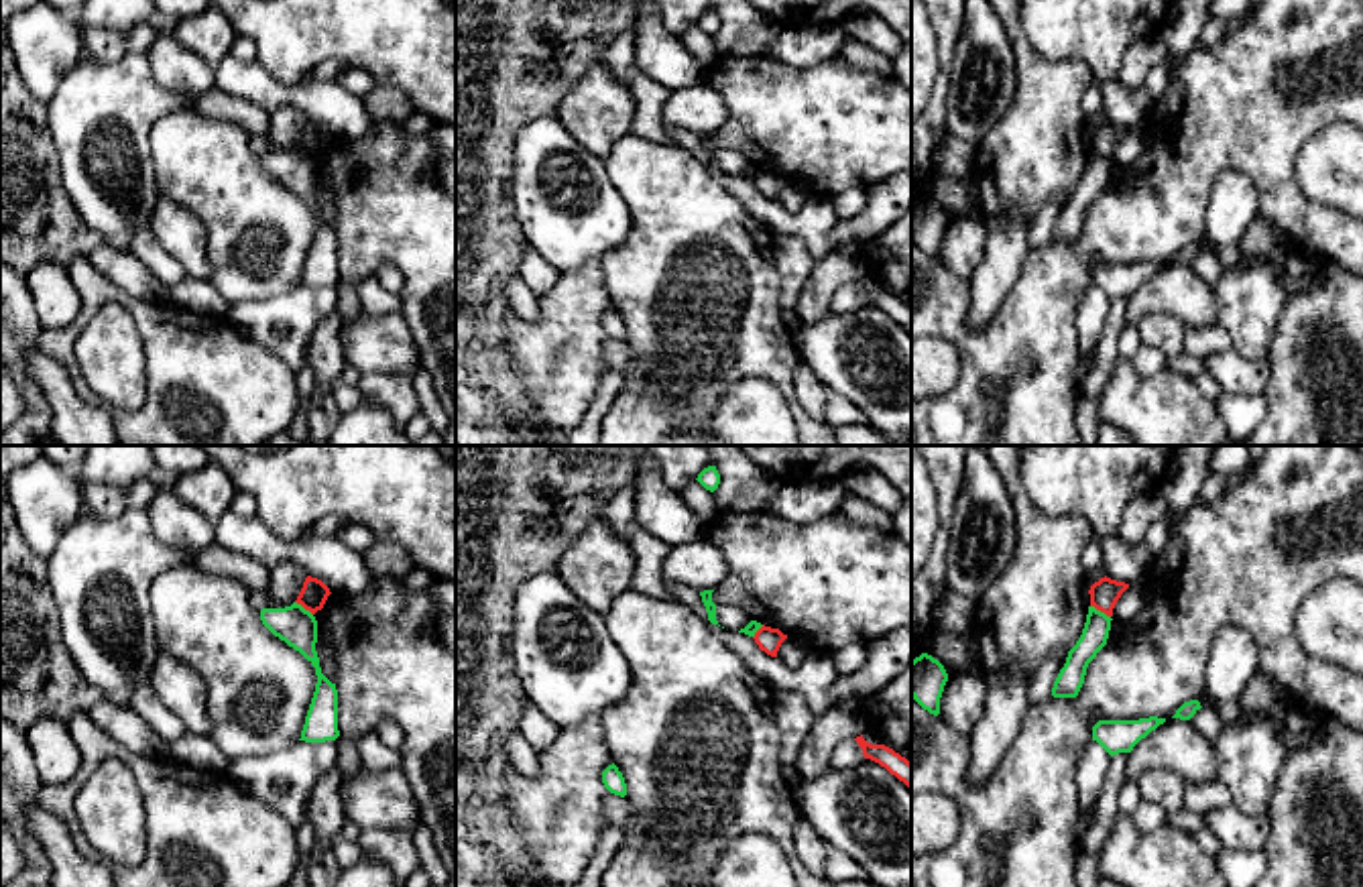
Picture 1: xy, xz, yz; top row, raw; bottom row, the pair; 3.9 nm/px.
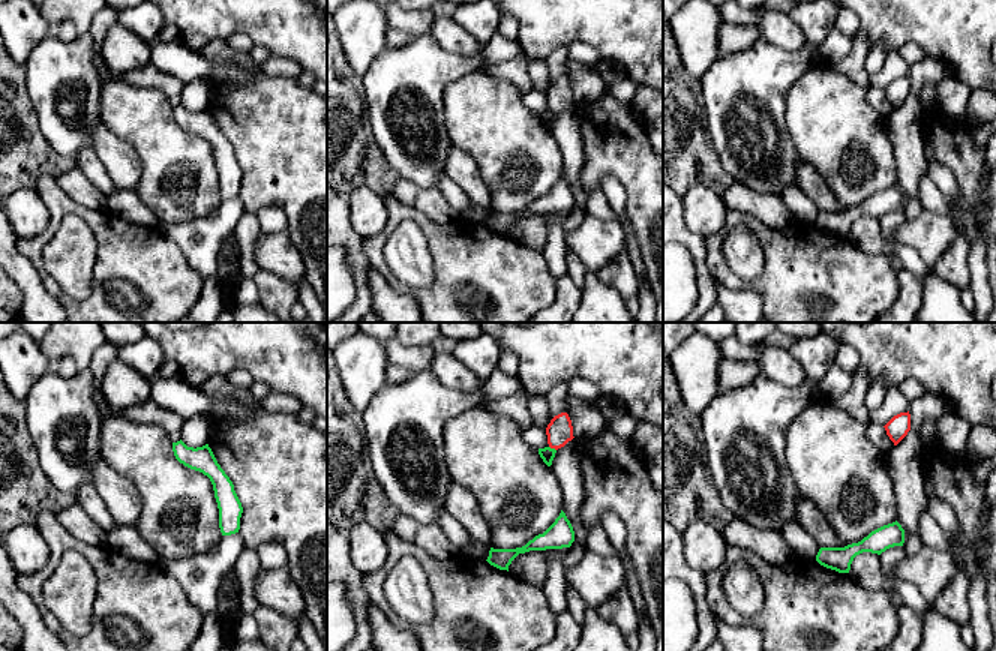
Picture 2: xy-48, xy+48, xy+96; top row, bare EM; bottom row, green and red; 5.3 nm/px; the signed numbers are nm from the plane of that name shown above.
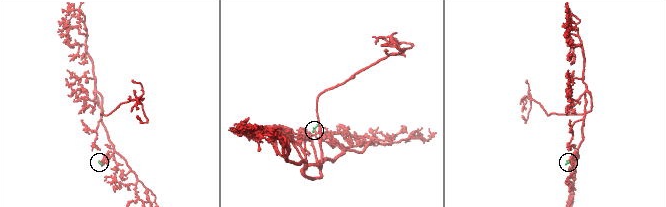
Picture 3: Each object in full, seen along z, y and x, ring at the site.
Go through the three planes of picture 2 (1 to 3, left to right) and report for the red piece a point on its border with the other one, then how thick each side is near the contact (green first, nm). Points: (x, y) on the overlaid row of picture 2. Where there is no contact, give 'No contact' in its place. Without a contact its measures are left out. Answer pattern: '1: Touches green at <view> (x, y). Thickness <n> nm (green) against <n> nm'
1: No contact
2: Touches green at xy+48 (552, 449). Thickness 70 nm (green) against 140 nm
3: No contact

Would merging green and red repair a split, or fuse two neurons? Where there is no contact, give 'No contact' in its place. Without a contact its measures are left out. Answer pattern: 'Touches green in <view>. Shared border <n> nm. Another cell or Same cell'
Touches green in yz. Shared border 90 nm. Another cell

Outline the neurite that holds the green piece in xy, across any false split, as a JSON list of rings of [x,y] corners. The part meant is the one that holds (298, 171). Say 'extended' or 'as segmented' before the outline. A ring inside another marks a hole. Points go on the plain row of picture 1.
as segmented | [[[293,146],[285,153],[262,153],[262,169],[289,191],[299,195],[313,212],[317,220],[315,236],[305,260],[301,283],[305,287],[325,287],[340,281],[338,275],[338,234],[319,212],[315,195],[317,165],[301,149]]]

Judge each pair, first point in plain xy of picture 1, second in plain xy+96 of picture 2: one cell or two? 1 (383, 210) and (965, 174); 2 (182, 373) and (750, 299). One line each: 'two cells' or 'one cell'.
1: one cell
2: two cells

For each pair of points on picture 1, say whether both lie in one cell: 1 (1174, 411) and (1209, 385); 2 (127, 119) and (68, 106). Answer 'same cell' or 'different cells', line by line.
1: different cells
2: same cell

